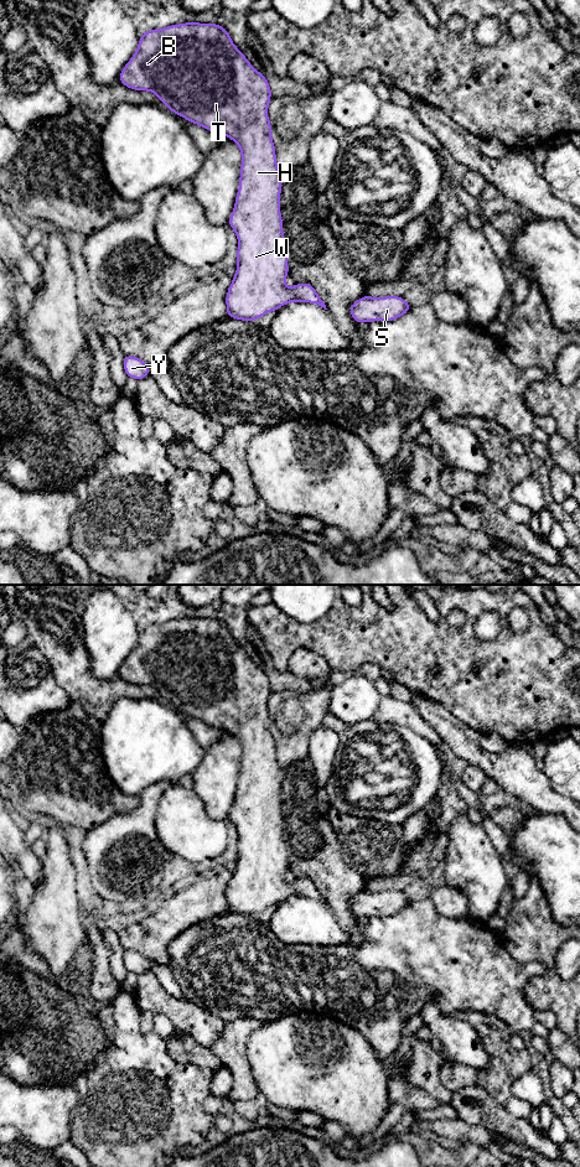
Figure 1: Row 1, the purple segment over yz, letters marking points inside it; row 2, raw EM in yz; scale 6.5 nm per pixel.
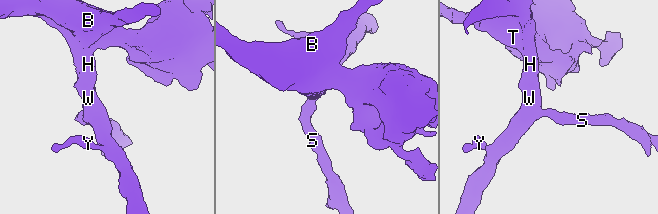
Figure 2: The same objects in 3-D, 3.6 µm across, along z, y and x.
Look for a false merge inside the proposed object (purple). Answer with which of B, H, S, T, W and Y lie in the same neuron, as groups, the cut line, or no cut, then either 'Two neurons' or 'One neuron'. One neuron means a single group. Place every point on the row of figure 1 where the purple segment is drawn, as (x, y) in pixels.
Groups: B H S T W Y. No split. One neuron

